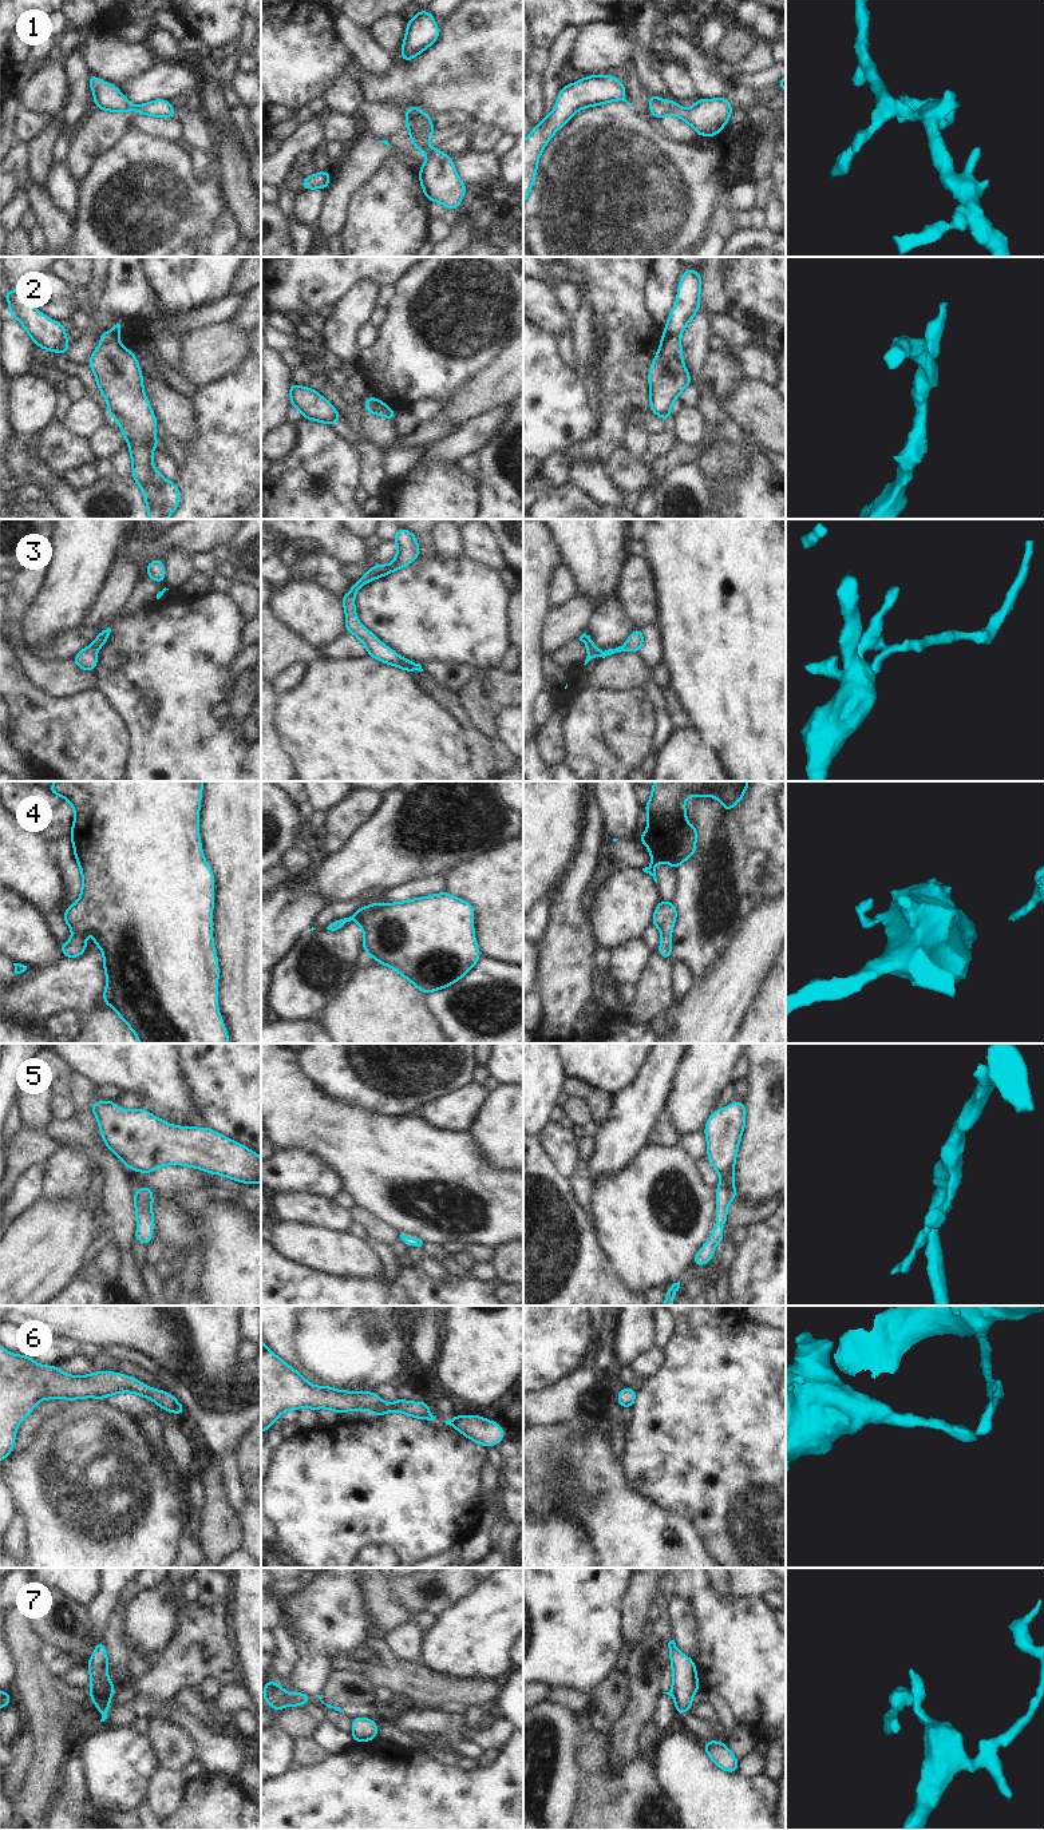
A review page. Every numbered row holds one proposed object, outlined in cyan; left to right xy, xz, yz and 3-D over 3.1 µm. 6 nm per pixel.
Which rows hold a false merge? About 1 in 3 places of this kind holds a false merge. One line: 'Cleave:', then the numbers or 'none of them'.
Cleave: 2, 7

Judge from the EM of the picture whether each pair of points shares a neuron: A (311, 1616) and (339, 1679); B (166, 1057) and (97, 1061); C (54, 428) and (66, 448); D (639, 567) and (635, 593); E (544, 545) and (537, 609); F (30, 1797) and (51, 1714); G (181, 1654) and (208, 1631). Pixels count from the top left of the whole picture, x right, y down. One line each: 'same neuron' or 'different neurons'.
A: different neurons
B: same neuron
C: same neuron
D: same neuron
E: same neuron
F: same neuron
G: same neuron

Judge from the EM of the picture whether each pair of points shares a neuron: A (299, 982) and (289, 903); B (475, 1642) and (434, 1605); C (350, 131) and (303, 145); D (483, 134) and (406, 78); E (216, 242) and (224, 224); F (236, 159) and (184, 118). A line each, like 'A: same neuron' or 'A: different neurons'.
A: different neurons
B: different neurons
C: different neurons
D: different neurons
E: same neuron
F: different neurons

